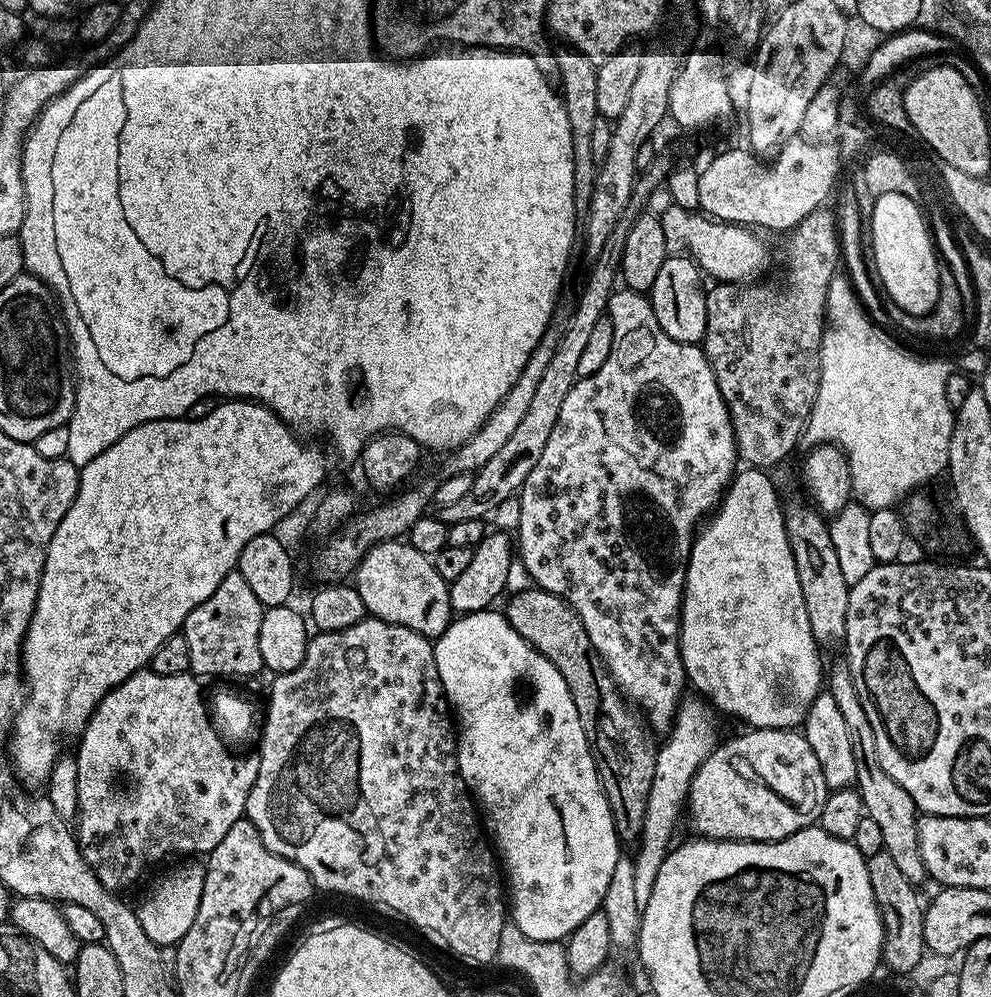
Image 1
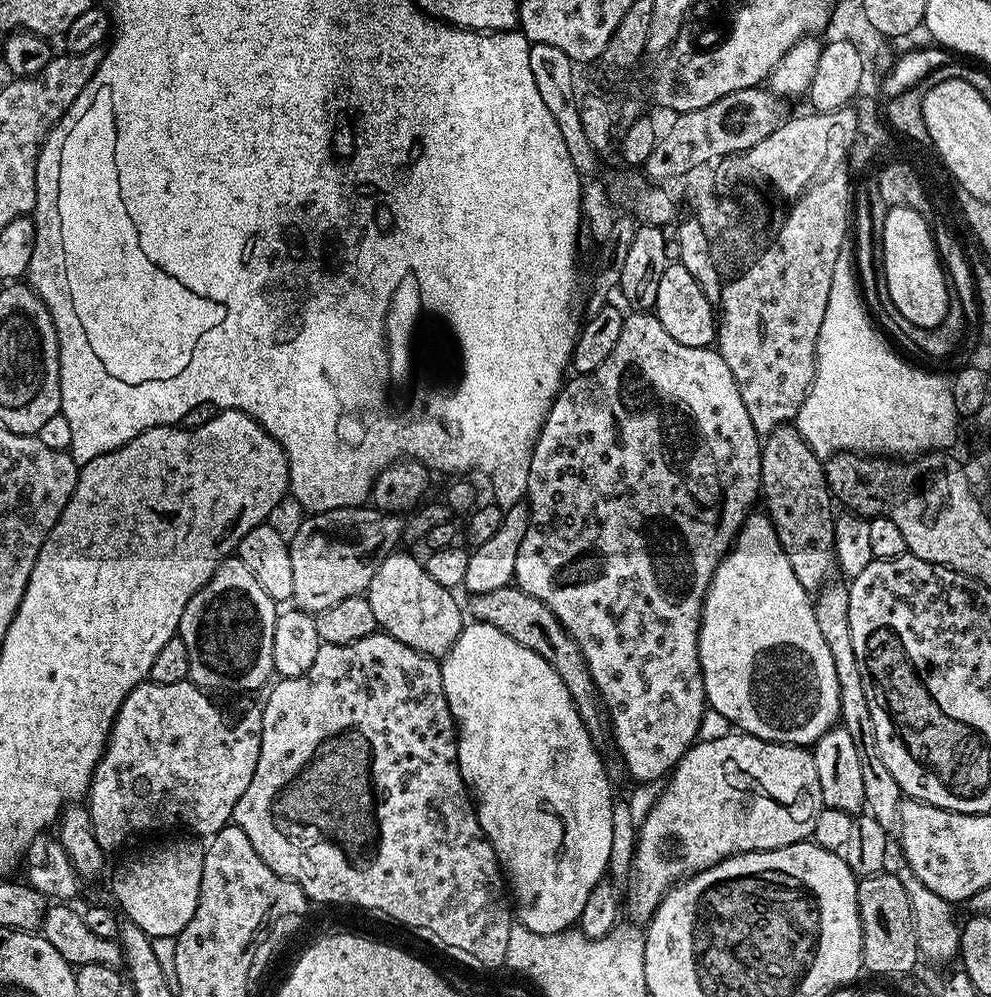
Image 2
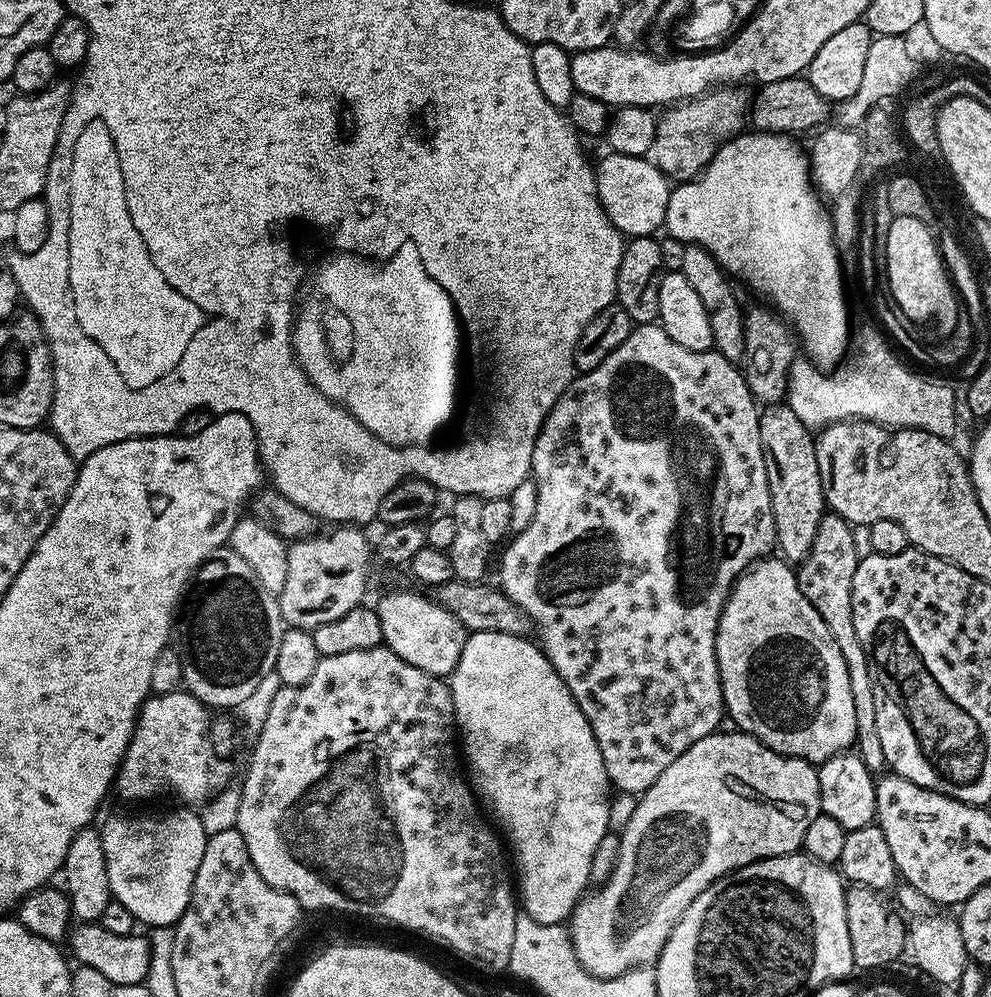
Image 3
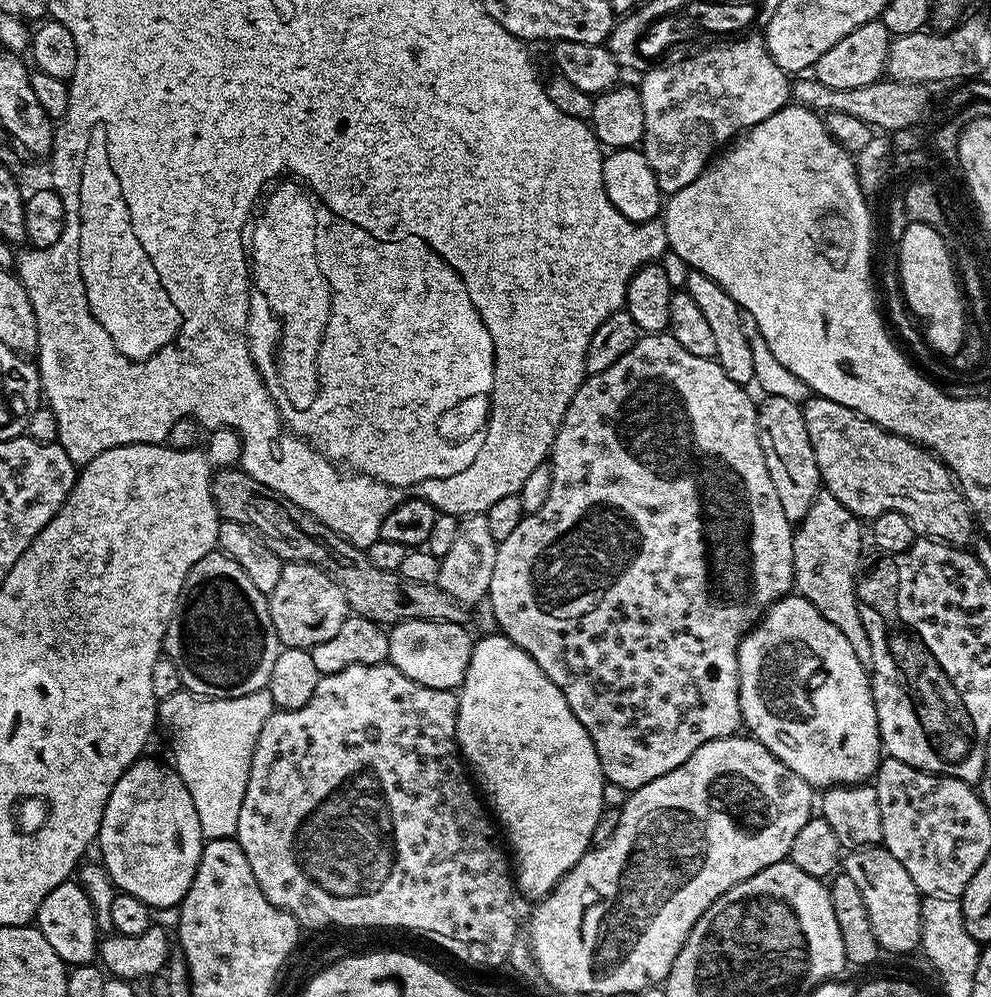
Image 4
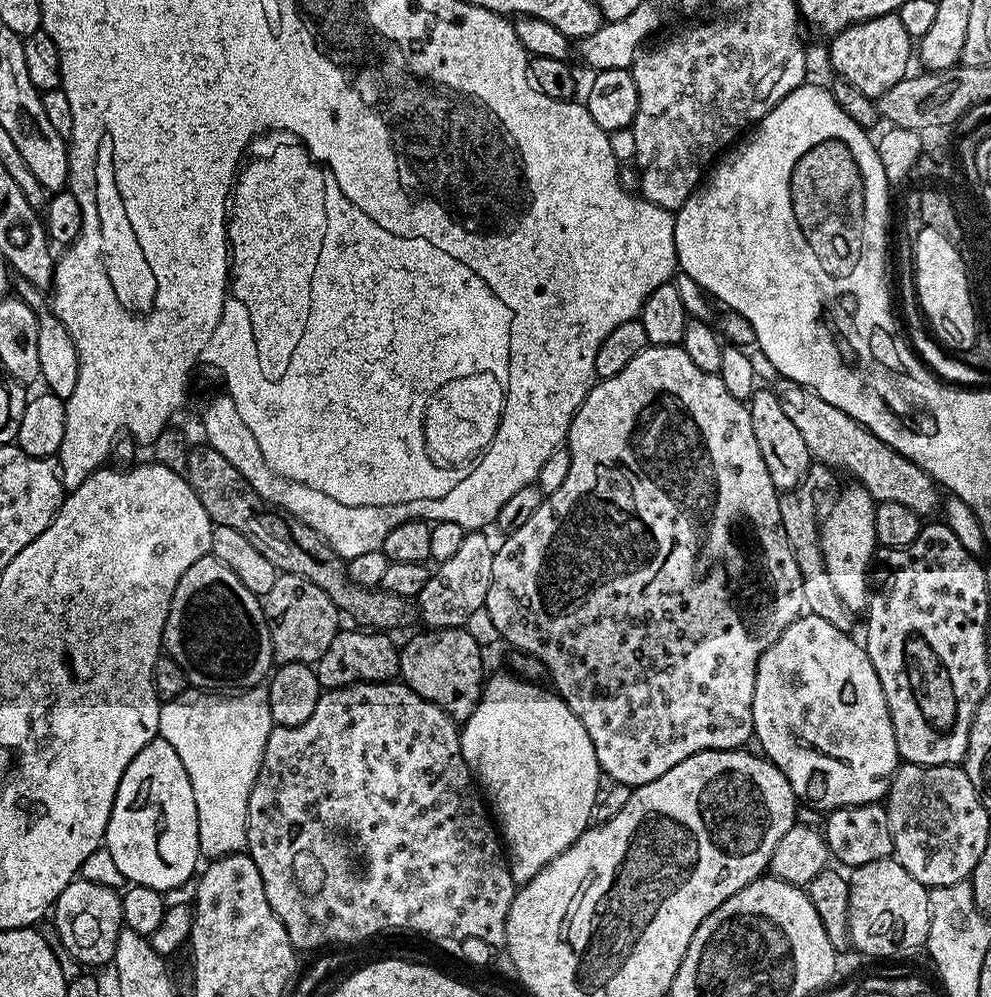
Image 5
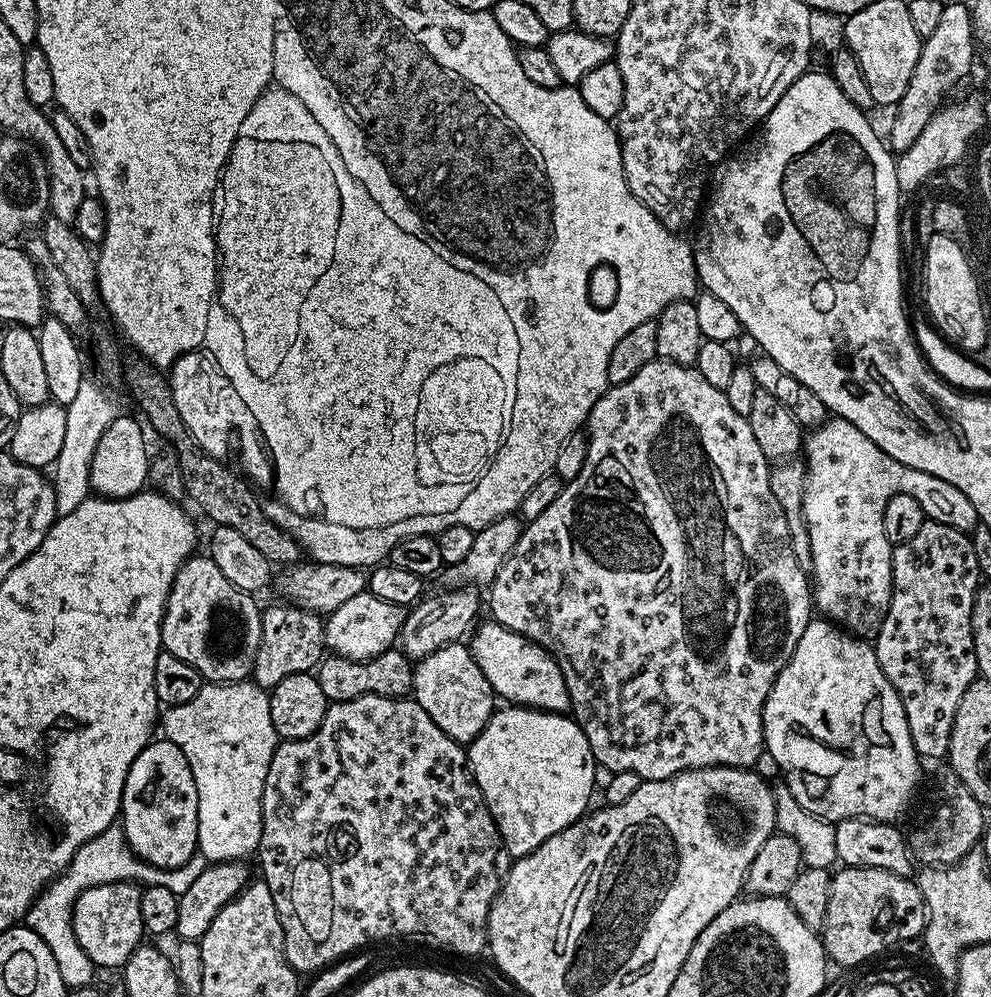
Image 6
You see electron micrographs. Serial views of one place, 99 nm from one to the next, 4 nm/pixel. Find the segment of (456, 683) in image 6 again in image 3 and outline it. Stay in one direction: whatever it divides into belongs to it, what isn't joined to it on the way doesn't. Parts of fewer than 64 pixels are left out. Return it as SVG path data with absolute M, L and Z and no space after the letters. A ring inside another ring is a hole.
M402 592L382 597L375 610L382 622L383 647L398 654L402 662L410 662L410 666L426 670L426 674L451 677L458 666L458 658L462 658L462 646L466 646L470 633L454 614L450 614L450 610L437 604L435 599L428 597L427 600L424 596Z

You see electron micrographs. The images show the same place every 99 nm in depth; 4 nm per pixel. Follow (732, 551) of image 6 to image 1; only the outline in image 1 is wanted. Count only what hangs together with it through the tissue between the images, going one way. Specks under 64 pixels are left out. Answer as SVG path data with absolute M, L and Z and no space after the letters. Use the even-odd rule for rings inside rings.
M620 291L611 293L606 311L614 326L614 346L610 350L610 358L606 358L602 370L598 370L593 376L579 377L566 394L545 450L518 491L518 499L520 498L518 556L519 559L520 556L524 559L524 568L532 575L531 583L535 587L552 592L555 596L563 596L579 614L590 642L604 660L608 675L620 689L620 695L625 701L632 706L637 704L648 715L650 723L657 724L664 730L673 723L673 717L686 692L684 684L686 688L689 683L680 653L680 606L684 603L684 579L688 569L688 554L692 550L694 539L692 527L695 526L699 516L707 517L723 501L738 471L738 453L736 435L732 432L732 420L728 417L728 407L724 405L724 399L718 390L718 382L714 378L714 370L708 357L704 355L703 347L700 344L683 344L664 333L662 326L658 326L652 301L645 293Z

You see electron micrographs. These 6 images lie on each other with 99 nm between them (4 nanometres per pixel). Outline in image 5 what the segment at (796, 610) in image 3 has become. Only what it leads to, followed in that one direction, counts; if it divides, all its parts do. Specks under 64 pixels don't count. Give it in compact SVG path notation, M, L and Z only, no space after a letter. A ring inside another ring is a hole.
M802 614L794 623L786 626L786 630L778 638L778 642L774 642L772 648L766 649L760 661L756 664L754 706L752 707L754 710L752 731L755 743L760 743L764 747L762 749L763 755L771 760L778 770L782 770L782 774L786 774L797 801L803 802L816 810L881 803L888 795L888 787L892 784L892 775L902 763L898 742L894 738L894 726L890 718L890 710L886 706L886 694L882 694L882 682L878 682L878 674L874 670L874 662L870 662L868 649L859 639L851 640L852 638L849 633L838 630L838 626L830 626L830 622L826 622L826 618Z

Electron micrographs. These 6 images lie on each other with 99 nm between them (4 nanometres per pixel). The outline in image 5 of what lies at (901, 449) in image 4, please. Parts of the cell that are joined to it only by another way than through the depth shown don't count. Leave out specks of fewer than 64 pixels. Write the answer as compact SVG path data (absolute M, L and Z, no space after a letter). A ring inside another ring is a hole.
M777 379L774 391L782 402L782 410L786 410L790 422L794 422L798 434L802 434L802 439L806 441L813 461L825 464L829 470L841 468L842 471L849 472L851 479L865 488L877 502L902 502L902 506L910 506L910 510L922 518L927 517L927 512L932 512L935 508L937 511L942 500L942 496L936 493L938 485L913 460L886 446L882 438L870 434L870 430L854 422L850 414L838 410L838 406L830 406L826 398L798 382Z

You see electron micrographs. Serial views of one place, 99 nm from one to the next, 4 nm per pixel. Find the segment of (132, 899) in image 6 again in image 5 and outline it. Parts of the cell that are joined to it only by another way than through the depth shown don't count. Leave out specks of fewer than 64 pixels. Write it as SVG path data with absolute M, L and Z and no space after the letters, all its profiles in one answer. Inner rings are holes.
M77 878L58 894L56 905L52 907L50 921L56 927L59 947L68 952L81 966L87 964L111 965L115 958L115 943L124 923L121 893L107 884L96 884Z

